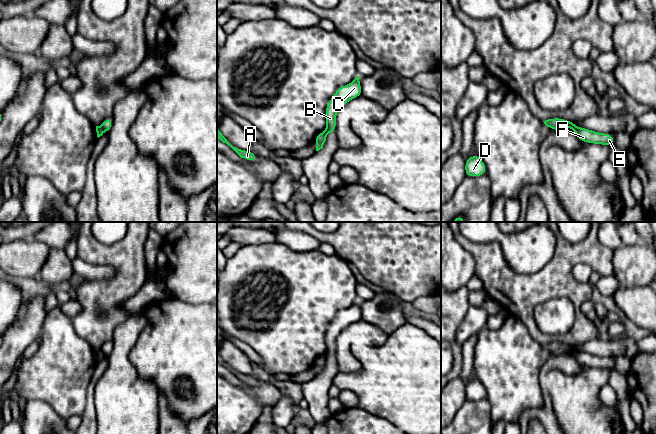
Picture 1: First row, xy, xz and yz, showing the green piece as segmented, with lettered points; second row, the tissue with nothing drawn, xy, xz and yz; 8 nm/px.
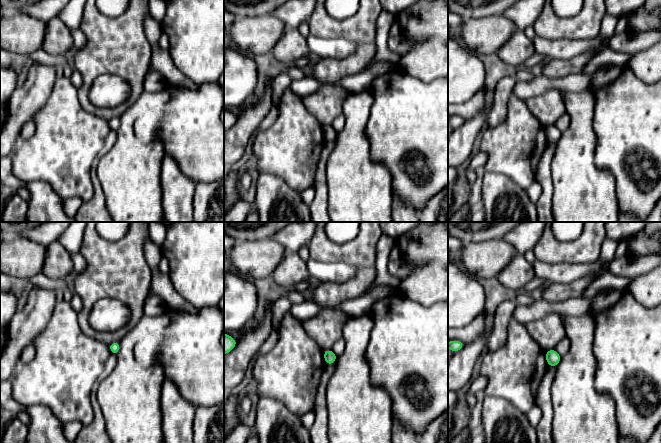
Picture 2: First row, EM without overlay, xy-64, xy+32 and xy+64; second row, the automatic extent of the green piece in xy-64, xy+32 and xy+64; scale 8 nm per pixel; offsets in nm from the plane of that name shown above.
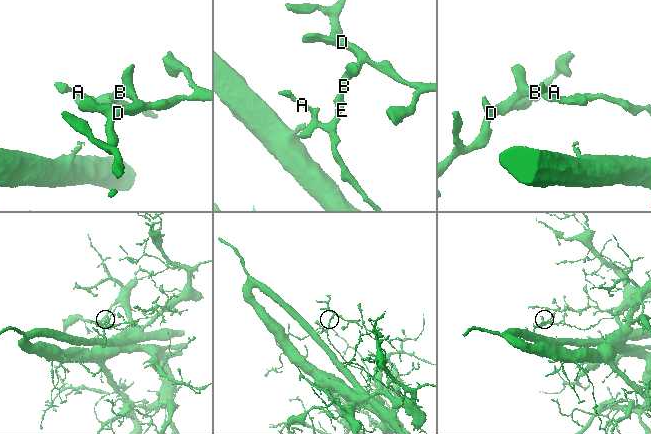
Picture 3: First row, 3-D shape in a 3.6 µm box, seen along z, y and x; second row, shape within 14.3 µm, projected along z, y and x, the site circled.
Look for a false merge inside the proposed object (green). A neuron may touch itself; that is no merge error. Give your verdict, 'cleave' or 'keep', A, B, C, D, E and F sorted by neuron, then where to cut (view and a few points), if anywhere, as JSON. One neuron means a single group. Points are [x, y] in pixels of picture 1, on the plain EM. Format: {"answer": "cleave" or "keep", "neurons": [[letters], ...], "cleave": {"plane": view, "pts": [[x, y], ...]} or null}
{"answer": "cleave", "neurons": [["A", "E", "F"], ["B", "C", "D"]], "cleave": {"plane": "xy", "pts": [[100, 349], [106, 355]]}}

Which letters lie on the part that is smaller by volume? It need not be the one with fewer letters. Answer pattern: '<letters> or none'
B, C, D

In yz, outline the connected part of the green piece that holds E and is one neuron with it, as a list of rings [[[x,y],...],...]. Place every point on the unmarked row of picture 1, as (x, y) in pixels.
[[[575,351],[573,356],[581,366],[600,369],[615,369],[615,363],[610,357],[599,357],[590,353]]]

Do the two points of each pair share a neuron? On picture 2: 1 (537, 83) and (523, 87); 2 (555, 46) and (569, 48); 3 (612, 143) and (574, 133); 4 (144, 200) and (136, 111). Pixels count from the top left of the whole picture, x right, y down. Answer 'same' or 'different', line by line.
1: same
2: same
3: different
4: same

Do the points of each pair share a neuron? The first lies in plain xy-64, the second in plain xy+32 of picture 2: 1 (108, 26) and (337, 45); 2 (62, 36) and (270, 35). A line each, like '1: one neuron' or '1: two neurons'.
1: two neurons
2: two neurons

